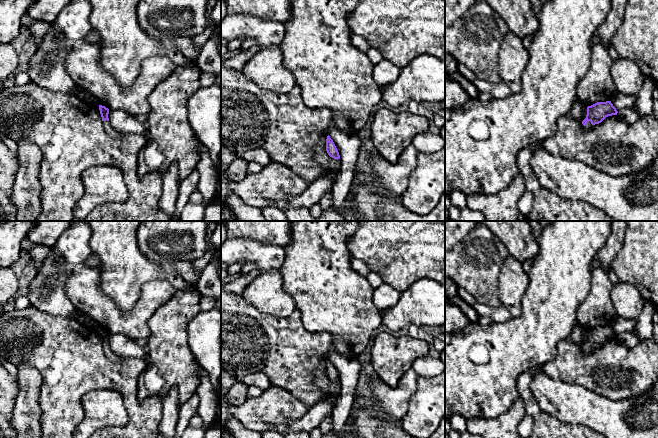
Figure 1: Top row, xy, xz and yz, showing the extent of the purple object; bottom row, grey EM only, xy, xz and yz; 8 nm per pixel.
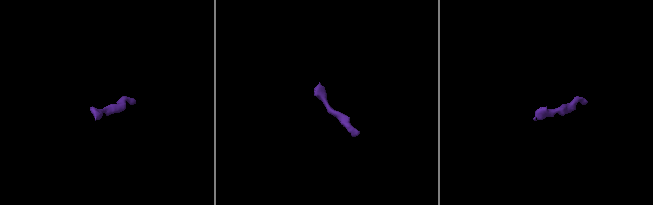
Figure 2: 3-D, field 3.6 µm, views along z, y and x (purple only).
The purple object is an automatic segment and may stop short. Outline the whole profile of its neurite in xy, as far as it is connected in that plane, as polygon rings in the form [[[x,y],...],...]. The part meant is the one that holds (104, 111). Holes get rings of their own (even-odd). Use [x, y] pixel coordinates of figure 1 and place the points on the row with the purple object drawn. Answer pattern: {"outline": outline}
{"outline": [[[99,105],[99,110],[100,110],[100,114],[102,117],[102,121],[103,121],[104,129],[105,129],[106,133],[111,137],[118,137],[120,135],[124,135],[124,133],[120,133],[120,132],[116,131],[110,125],[109,118],[108,118],[109,109],[106,108],[105,106]]]}

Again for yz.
{"outline": [[[611,101],[597,102],[588,106],[586,118],[582,121],[583,129],[588,130],[591,126],[601,123],[606,117],[617,113]]]}

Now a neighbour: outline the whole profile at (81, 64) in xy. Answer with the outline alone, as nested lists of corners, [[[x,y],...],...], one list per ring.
[[[84,39],[76,41],[65,62],[65,70],[78,88],[92,95],[100,105],[109,110],[122,110],[130,115],[147,115],[150,111],[148,96],[154,88],[169,77],[177,65],[167,56],[152,56],[145,59],[136,81],[128,88],[122,88],[115,79],[98,63],[101,49],[97,43],[88,43]]]

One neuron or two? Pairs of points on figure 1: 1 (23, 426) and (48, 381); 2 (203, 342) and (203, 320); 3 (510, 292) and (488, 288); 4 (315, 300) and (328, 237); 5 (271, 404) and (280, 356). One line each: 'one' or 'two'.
1: two
2: one
3: two
4: one
5: two

